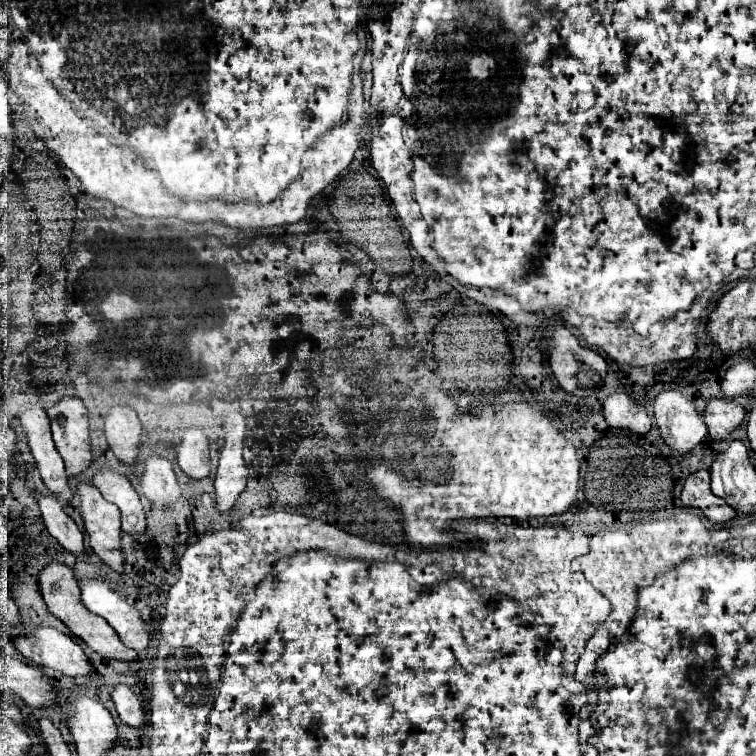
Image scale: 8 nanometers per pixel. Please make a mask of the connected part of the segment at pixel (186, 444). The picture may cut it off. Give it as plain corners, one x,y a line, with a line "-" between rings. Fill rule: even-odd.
190,427
182,443
176,447
176,457
180,451
178,467
192,479
204,479
210,473
210,455
208,455
208,437
200,427

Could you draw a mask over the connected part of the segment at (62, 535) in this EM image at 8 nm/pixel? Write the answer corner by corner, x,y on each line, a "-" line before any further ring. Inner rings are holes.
36,497
40,503
42,519
52,537
58,539
58,543
70,551
78,561
86,561
86,549
84,549
84,537
82,531
76,527
76,523
62,511
60,503
56,499
48,497

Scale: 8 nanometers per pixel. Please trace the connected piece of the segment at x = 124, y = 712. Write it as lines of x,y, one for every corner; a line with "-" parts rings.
126,685
114,687
112,701
114,701
116,711
118,711
118,715
120,715
120,719
122,719
124,725
134,727
134,729
146,725
142,703
138,701
138,697
132,693
130,687
126,687

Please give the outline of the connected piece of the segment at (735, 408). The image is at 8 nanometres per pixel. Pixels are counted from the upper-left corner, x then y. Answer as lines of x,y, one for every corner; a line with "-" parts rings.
710,399
704,421
712,441
724,441
744,421
744,407
734,399

